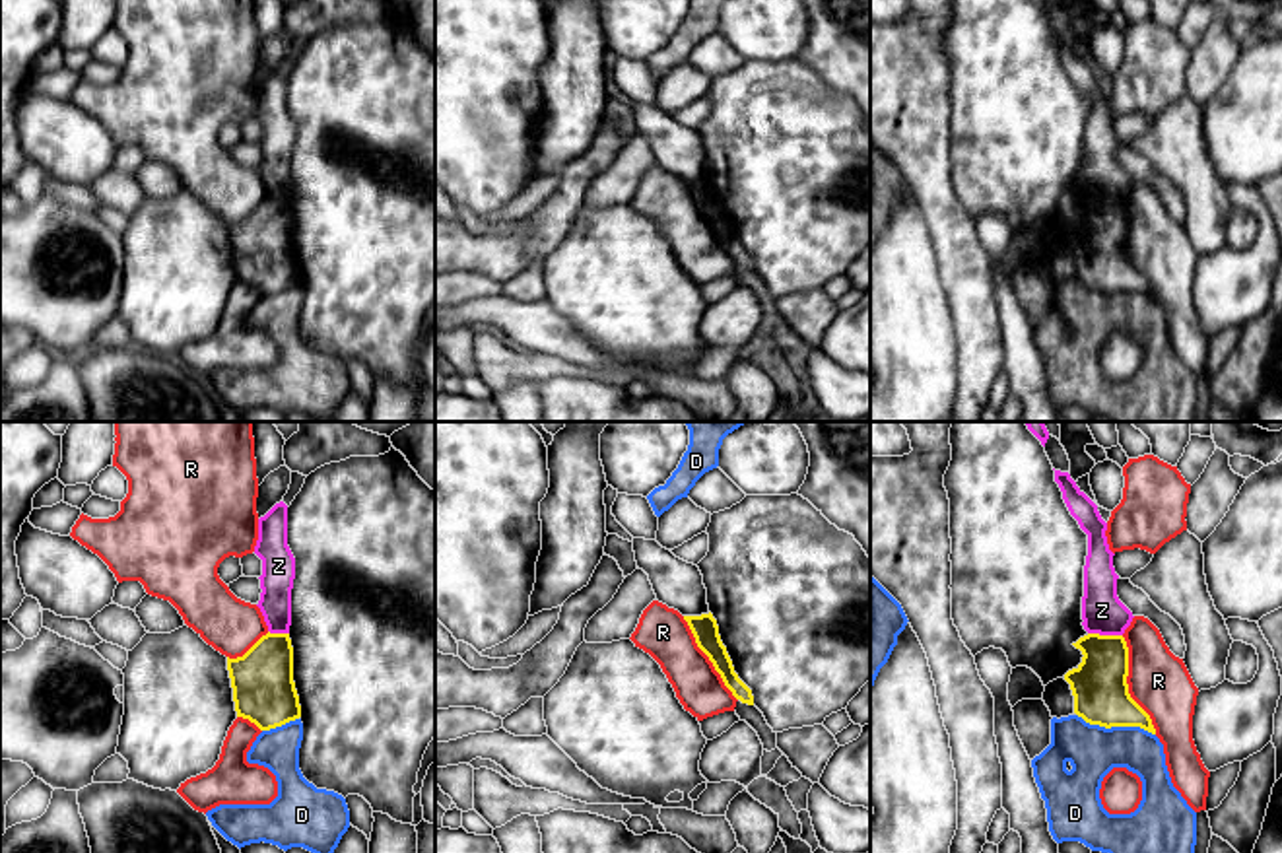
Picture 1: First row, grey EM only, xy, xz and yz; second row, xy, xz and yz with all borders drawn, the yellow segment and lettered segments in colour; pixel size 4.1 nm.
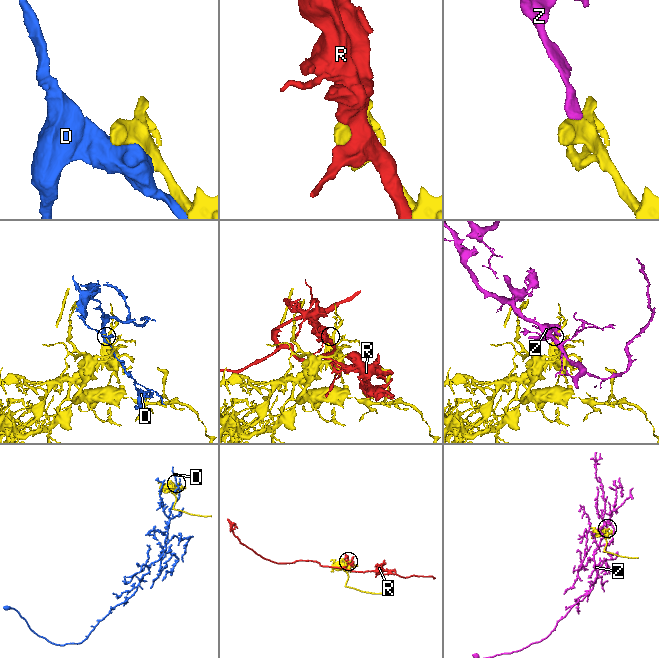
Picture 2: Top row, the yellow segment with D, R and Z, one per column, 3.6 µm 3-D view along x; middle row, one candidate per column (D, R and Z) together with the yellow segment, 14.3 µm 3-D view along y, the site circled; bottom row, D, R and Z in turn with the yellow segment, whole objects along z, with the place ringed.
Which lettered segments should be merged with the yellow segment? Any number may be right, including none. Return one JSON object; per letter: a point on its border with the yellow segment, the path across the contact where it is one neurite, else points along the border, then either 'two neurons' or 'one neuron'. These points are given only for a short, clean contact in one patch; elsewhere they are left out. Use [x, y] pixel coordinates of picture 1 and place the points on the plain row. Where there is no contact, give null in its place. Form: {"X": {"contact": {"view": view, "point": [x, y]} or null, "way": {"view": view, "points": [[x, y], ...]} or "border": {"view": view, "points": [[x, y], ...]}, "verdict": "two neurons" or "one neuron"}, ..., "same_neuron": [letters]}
{"D": {"contact": {"view": "yz", "point": [1115, 290]}, "verdict": "two neurons"}, "R": {"contact": {"view": "yz", "point": [1127, 249]}, "verdict": "two neurons"}, "Z": {"contact": {"view": "yz", "point": [1106, 201]}, "border": {"view": "yz", "points": [[1088, 197], [1121, 201]]}, "verdict": "two neurons"}, "same_neuron": []}

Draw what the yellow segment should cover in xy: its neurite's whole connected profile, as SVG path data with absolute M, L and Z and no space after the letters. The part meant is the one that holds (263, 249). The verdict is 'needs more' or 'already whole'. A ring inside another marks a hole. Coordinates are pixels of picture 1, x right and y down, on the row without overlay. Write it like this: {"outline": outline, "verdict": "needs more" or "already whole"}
{"outline": "M268 196L243 222L227 222L227 235L237 282L249 284L260 295L301 282L289 198Z", "verdict": "already whole"}

